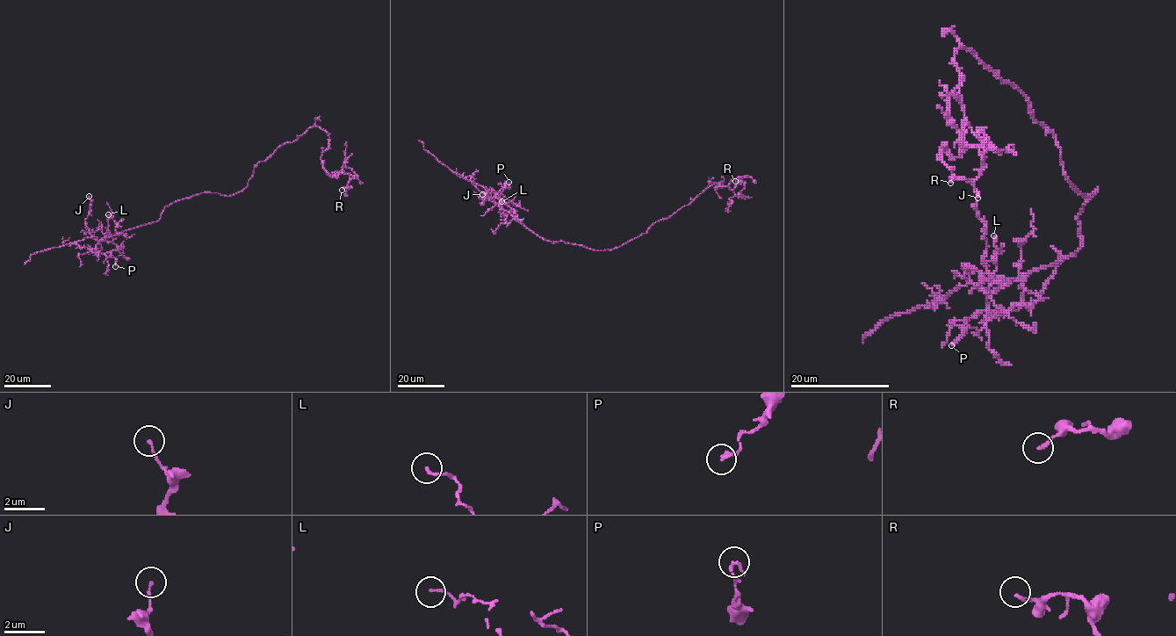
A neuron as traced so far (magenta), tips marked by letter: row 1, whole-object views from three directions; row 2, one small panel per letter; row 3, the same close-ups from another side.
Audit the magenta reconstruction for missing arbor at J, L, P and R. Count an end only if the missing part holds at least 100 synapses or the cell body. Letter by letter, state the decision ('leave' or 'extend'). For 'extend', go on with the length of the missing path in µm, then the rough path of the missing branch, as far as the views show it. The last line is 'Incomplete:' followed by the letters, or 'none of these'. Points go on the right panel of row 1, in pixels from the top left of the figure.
J: leave
L: leave
P: leave
R: leave
Incomplete: none of these

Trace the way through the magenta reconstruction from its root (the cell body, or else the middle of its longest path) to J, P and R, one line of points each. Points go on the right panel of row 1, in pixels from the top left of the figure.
J: (1091, 193), (1098, 189), (1078, 213), (1082, 245), (1073, 254), (992, 292), (985, 290), (990, 272), (977, 198)
P: (1091, 193), (1098, 189), (1078, 213), (1082, 245), (1006, 280), (987, 299), (984, 326), (963, 326), (951, 345)
R: (1091, 193), (1069, 181), (1029, 101), (965, 46), (954, 59), (960, 155), (982, 147), (982, 170), (950, 183)

